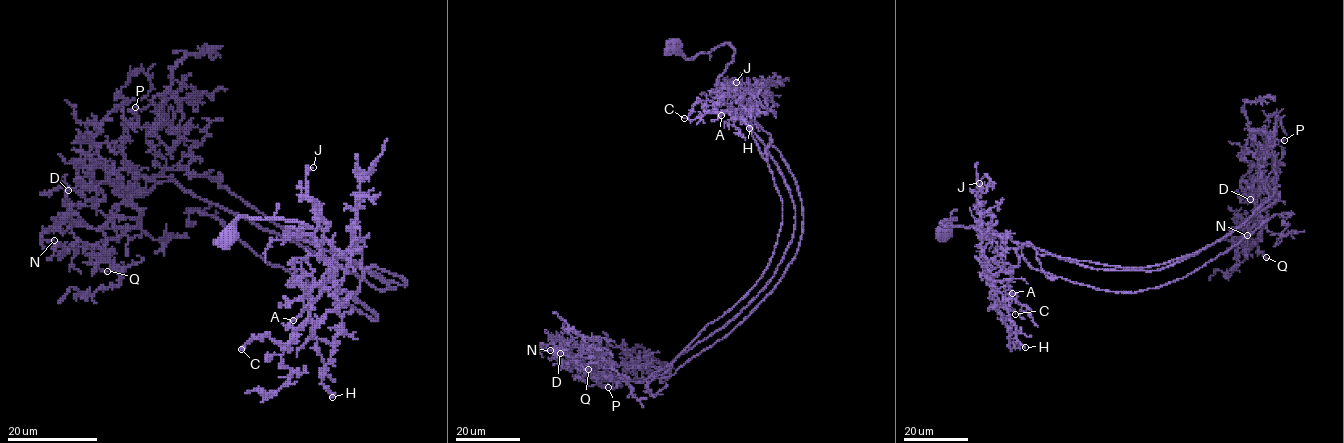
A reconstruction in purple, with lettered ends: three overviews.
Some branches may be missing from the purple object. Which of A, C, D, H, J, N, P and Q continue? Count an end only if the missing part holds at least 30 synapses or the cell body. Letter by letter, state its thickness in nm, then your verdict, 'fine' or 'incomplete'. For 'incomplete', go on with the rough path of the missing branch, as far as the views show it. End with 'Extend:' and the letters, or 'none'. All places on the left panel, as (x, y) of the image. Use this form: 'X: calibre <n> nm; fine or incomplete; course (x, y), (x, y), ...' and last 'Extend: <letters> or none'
A: calibre 170 nm; fine
C: calibre 200 nm; fine
D: calibre 120 nm; fine
H: calibre 240 nm; fine
J: calibre 160 nm; fine
N: calibre 130 nm; fine
P: calibre 150 nm; fine
Q: calibre 280 nm; fine
Extend: none

